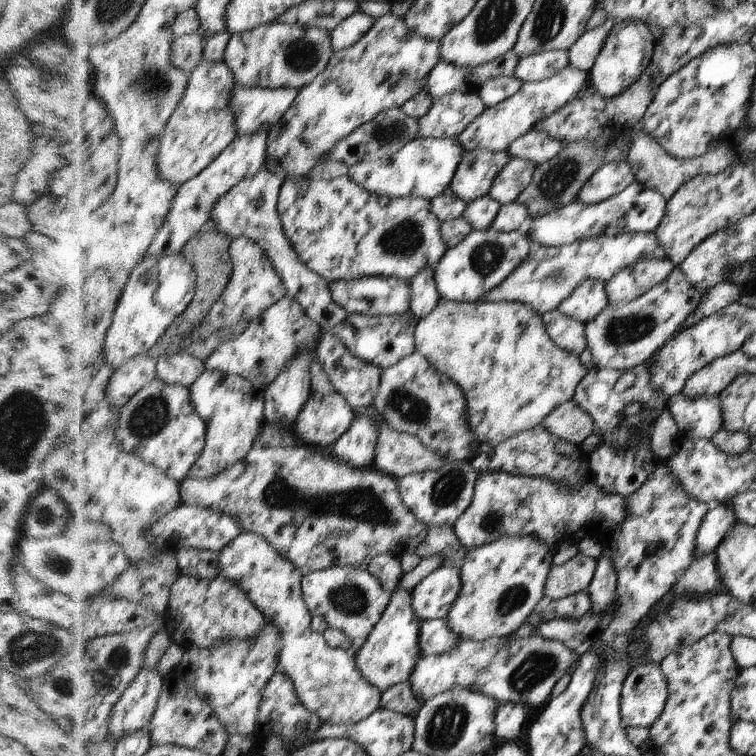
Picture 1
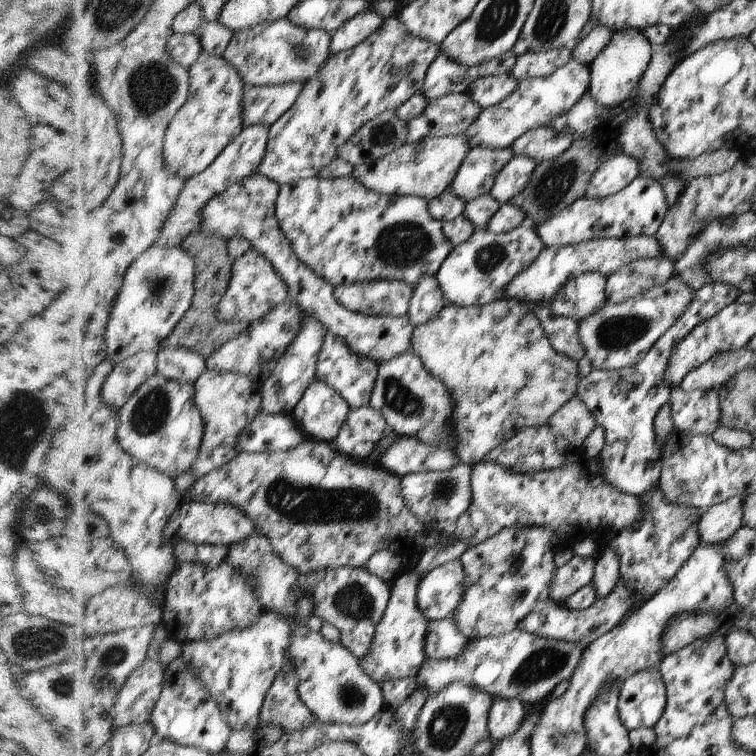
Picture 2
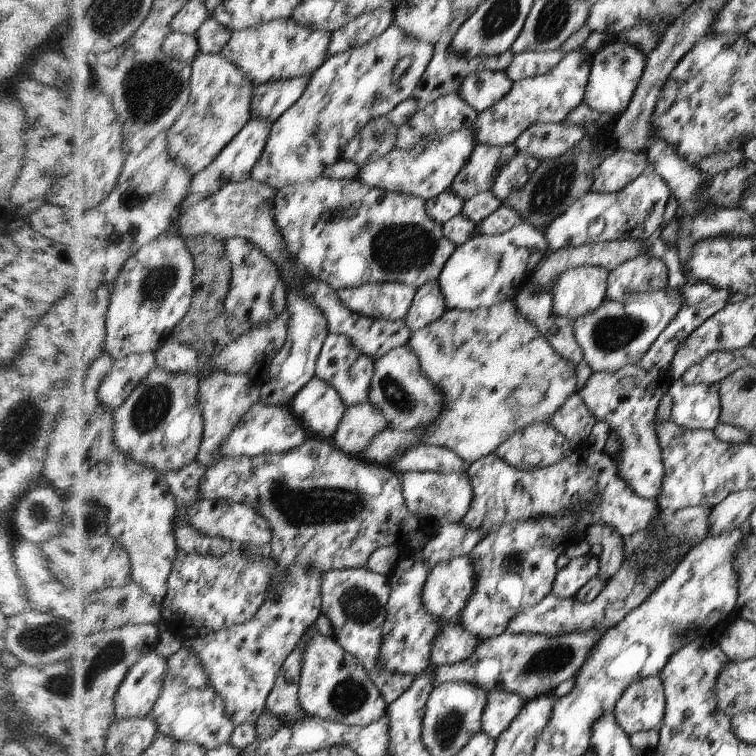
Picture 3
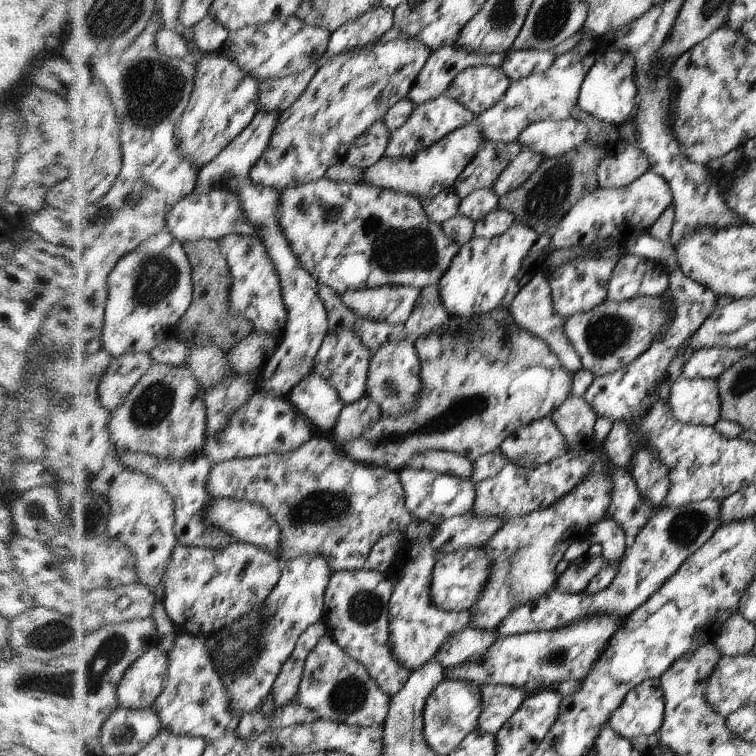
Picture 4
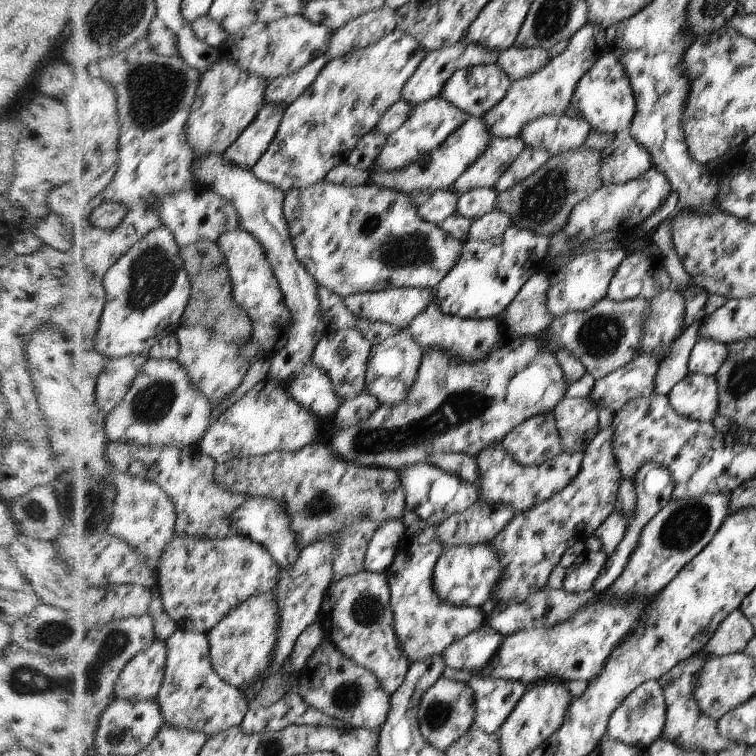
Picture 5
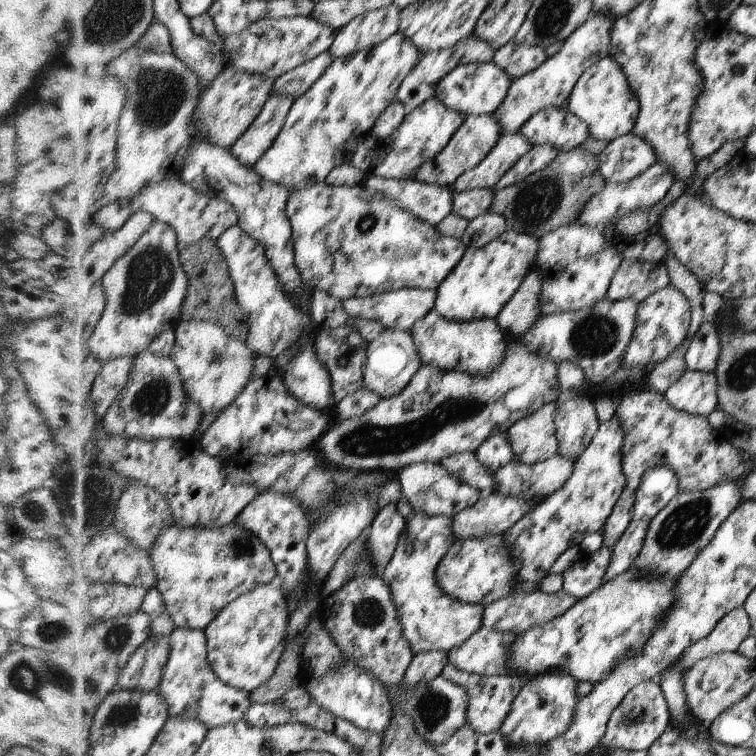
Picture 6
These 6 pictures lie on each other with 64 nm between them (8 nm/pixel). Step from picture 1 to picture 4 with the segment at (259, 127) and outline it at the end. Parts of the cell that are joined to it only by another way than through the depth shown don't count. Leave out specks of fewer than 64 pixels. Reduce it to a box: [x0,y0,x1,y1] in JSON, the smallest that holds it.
[261,64,321,114]

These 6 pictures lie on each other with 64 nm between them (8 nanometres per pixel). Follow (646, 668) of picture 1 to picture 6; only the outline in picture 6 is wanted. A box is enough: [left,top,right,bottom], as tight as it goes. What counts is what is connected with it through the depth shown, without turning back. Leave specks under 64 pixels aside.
[601,680,672,752]

